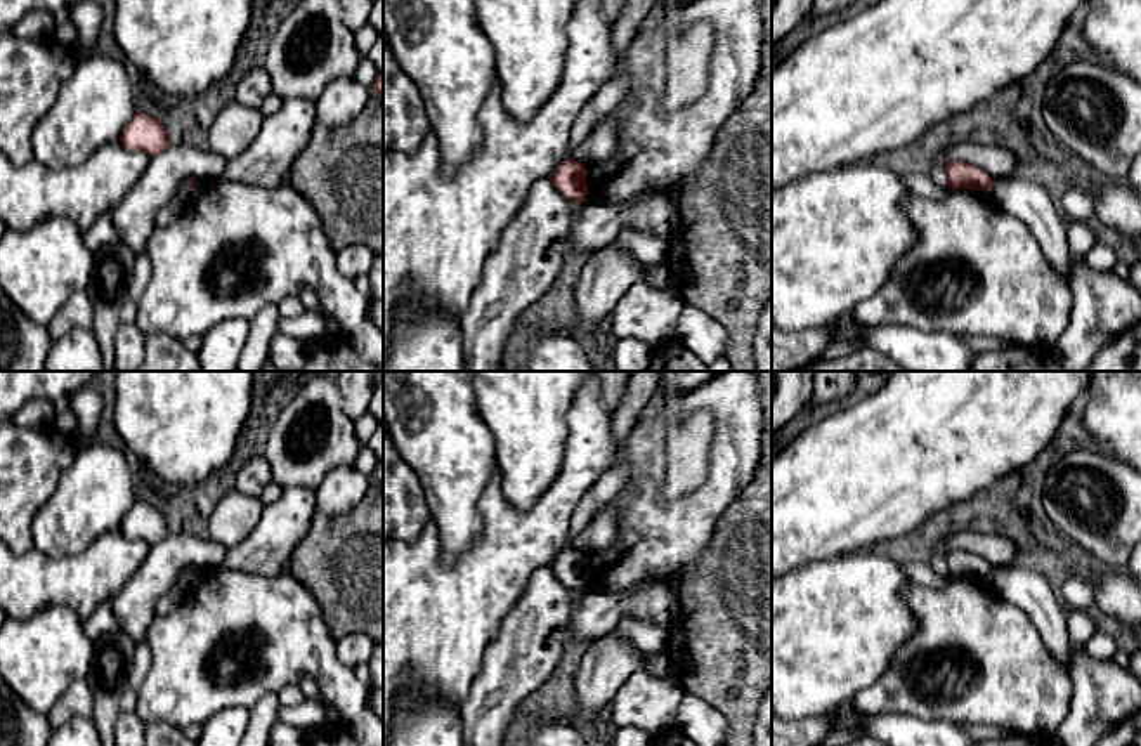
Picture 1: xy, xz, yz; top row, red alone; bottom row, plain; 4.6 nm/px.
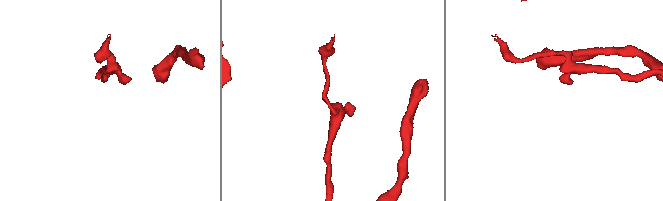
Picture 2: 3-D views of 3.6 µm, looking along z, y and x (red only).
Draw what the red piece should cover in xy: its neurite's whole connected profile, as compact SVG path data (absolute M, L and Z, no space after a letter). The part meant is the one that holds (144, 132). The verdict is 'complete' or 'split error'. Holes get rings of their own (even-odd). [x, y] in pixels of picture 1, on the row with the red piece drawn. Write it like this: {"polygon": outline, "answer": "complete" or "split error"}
{"polygon": "M135 109L134 118L123 128L120 142L125 149L147 156L160 154L170 144L161 121L140 109Z", "answer": "complete"}

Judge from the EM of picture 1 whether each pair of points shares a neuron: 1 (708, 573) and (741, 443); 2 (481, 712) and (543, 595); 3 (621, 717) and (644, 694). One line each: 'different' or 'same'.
1: different
2: same
3: same

